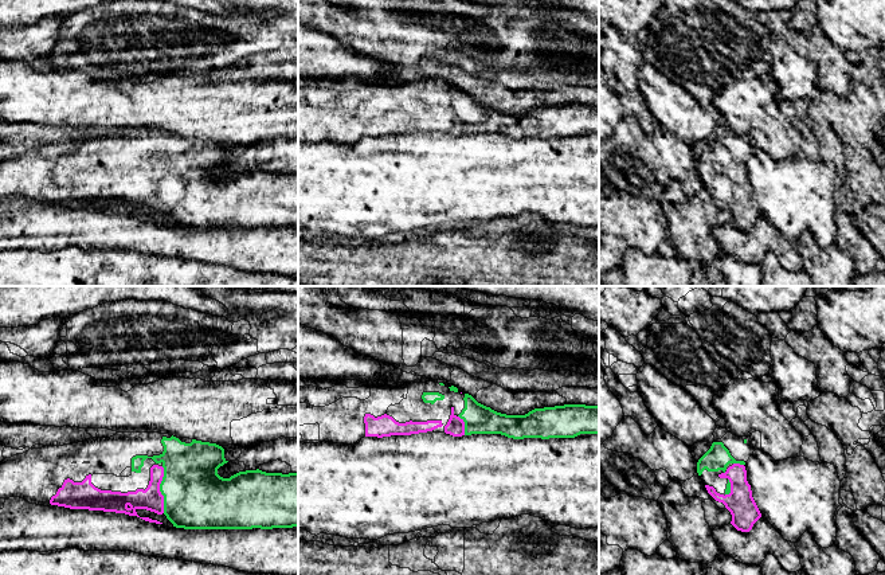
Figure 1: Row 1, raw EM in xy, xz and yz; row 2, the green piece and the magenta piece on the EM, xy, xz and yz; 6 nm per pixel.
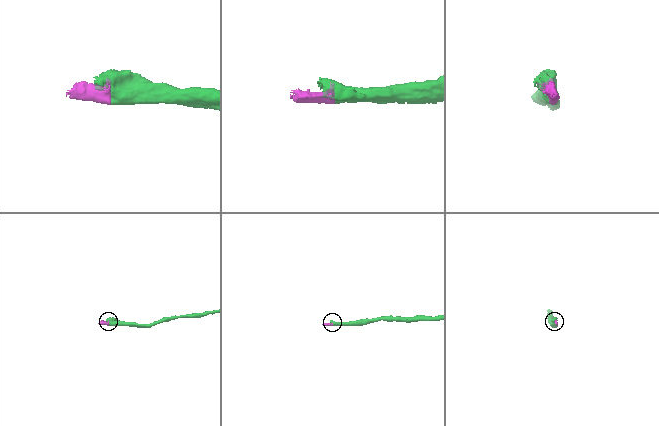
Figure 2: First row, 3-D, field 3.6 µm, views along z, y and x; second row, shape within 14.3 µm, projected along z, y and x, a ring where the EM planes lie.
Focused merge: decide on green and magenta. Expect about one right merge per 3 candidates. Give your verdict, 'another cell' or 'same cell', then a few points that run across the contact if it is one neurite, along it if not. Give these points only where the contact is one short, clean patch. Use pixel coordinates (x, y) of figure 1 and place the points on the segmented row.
same cell

